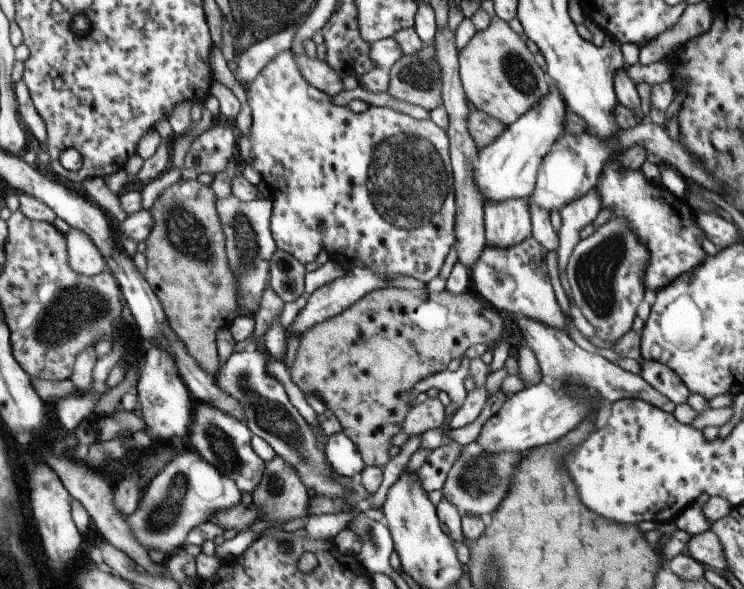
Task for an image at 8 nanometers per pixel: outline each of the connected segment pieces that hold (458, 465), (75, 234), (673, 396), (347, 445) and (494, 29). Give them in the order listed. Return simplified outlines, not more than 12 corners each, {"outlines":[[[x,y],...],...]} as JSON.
{"outlines":[[[475,441],[440,491],[460,514],[486,519],[508,491],[517,453]],[[69,227],[67,264],[91,276],[106,269],[100,250],[84,232]],[[639,360],[639,376],[670,406],[685,403],[690,392],[660,362]],[[342,432],[326,437],[324,458],[342,477],[356,479],[365,465]],[[499,17],[458,50],[474,110],[506,126],[550,87]]]}

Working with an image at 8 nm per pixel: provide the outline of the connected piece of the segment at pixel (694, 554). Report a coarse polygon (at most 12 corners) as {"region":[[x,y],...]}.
{"region":[[711,531],[690,535],[684,550],[706,568],[723,570],[726,560]]}

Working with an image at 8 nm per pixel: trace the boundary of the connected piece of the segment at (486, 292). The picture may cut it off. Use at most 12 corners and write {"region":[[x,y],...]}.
{"region":[[531,235],[484,243],[469,268],[477,296],[565,330],[544,249]]}

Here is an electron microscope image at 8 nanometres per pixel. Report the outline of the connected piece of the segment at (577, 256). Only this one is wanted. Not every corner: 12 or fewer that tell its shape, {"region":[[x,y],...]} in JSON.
{"region":[[609,218],[566,262],[574,305],[601,340],[623,336],[649,254]]}

